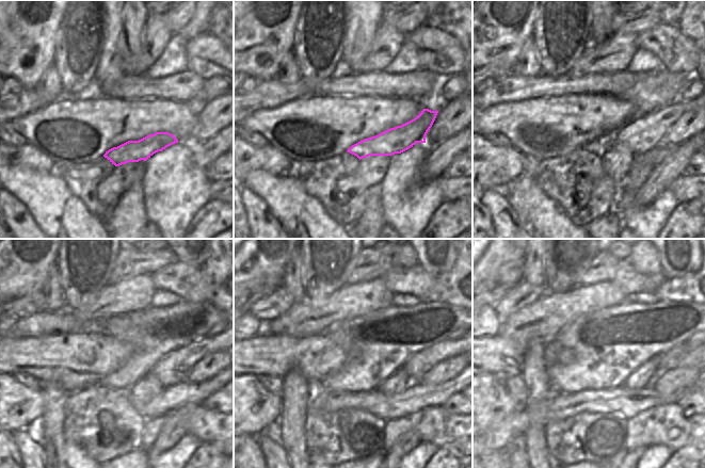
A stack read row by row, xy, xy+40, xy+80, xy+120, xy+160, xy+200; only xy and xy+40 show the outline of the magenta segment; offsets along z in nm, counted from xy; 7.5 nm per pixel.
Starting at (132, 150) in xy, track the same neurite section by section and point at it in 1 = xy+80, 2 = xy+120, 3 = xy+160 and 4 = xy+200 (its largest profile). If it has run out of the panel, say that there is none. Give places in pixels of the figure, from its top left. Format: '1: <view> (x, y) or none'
1: xy+80 (644, 132)
2: xy+120 (173, 369)
3: xy+160 (419, 364)
4: xy+200 (666, 360)

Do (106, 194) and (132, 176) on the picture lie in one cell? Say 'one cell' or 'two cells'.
one cell

